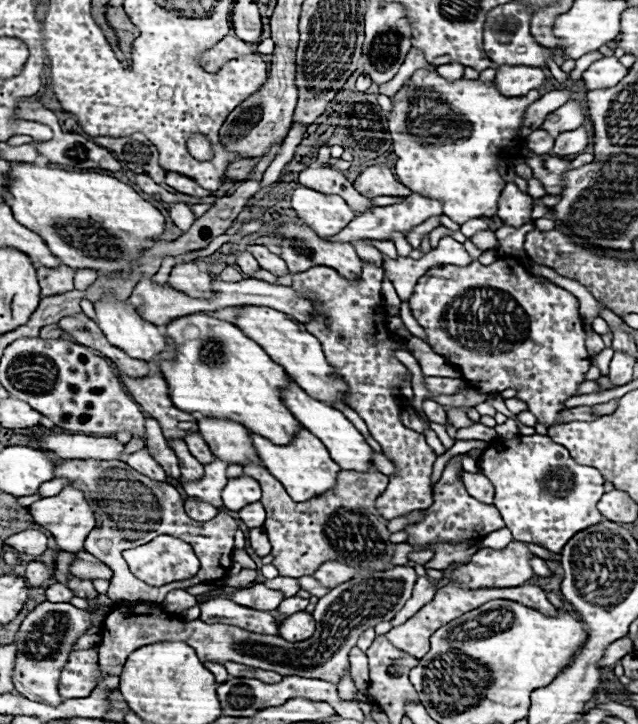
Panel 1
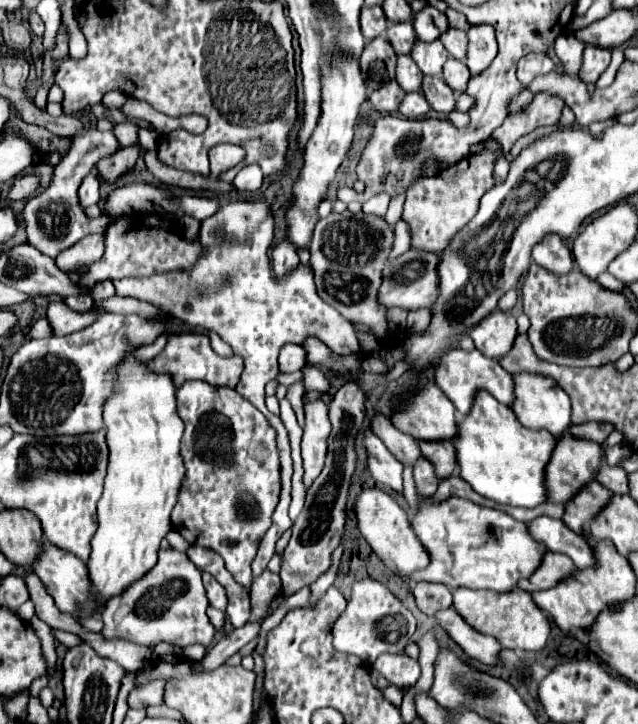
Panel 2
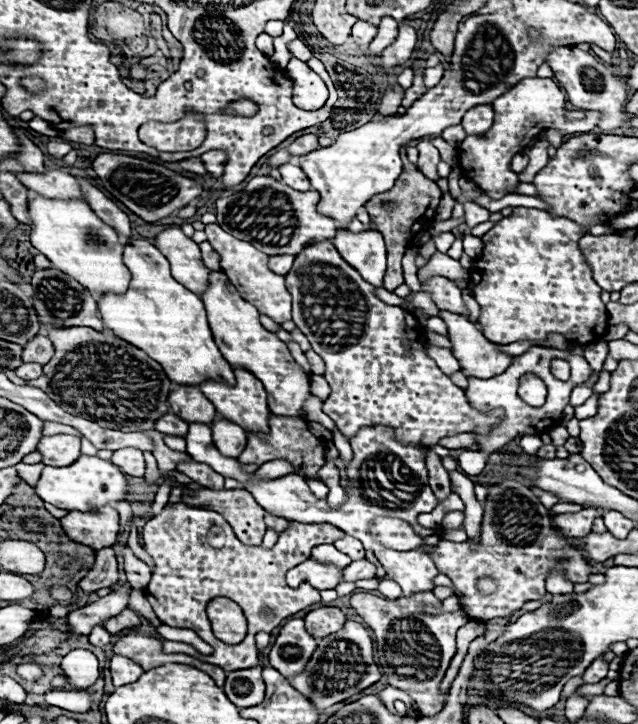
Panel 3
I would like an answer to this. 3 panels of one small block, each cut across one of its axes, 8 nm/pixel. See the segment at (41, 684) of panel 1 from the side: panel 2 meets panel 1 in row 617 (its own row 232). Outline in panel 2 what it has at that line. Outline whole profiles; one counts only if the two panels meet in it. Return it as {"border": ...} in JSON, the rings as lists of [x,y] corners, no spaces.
{"border":[[[84,128],[80,136],[72,142],[66,158],[56,166],[54,180],[50,182],[48,190],[38,194],[36,198],[28,200],[24,208],[24,222],[26,222],[26,234],[28,244],[32,244],[36,250],[46,254],[48,258],[56,258],[60,252],[74,246],[80,238],[96,232],[104,232],[108,224],[112,222],[108,216],[100,216],[96,220],[90,220],[76,202],[76,190],[84,176],[90,174],[90,170],[96,166],[98,160],[112,156],[120,150],[120,142],[116,140],[114,132],[98,132],[96,128]]]}

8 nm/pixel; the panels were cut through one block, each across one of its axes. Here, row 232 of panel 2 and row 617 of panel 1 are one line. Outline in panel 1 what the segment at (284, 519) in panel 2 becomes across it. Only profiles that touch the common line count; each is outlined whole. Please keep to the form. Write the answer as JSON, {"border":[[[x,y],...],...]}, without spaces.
{"border":[[[214,598],[214,600],[202,602],[200,610],[202,610],[200,618],[208,624],[230,624],[258,634],[272,634],[272,636],[278,634],[276,620],[272,618],[270,612],[252,610],[228,598]]]}

